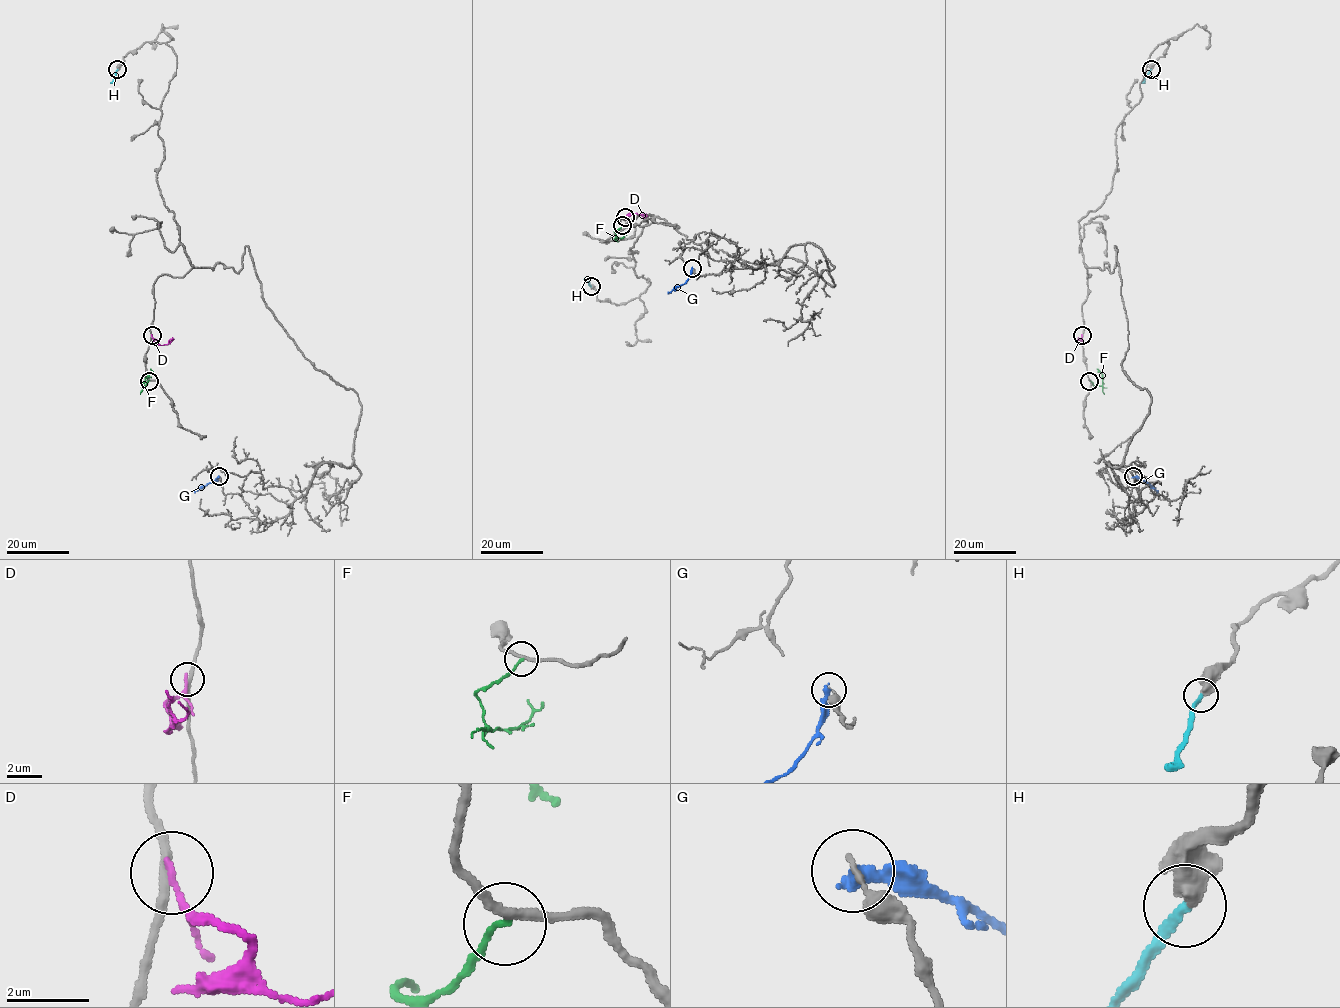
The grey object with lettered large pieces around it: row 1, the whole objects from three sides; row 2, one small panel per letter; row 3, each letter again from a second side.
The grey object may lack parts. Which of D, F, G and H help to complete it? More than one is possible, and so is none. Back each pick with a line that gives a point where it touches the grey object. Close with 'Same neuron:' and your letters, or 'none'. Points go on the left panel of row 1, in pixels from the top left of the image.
H: contact (117, 69)
Same neuron: H

